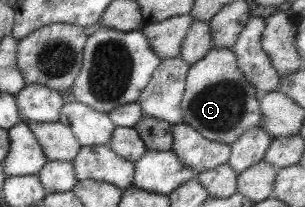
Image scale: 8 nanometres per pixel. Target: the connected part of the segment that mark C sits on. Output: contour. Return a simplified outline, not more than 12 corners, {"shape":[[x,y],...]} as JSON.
{"shape":[[230,49],[186,73],[182,121],[233,143],[258,127],[253,86]]}

